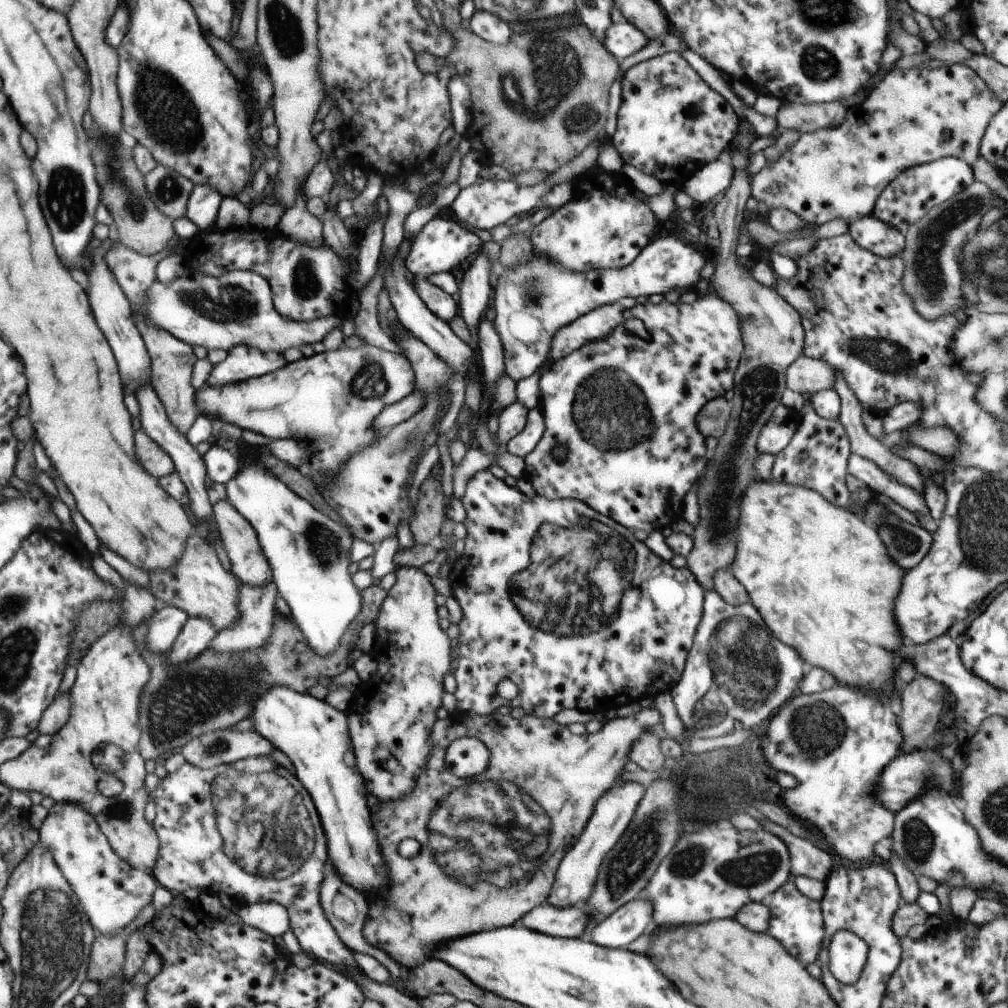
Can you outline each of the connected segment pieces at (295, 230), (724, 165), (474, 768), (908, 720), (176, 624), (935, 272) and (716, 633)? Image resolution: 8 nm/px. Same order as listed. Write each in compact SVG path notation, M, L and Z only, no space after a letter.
M300 192L297 202L287 208L277 226L281 235L287 234L291 240L302 242L313 247L325 244L324 224L322 219L314 217L308 209L308 198Z
M717 158L696 170L683 184L683 190L695 203L707 202L730 185L733 167L725 158Z
M463 737L452 740L444 756L449 772L457 778L475 780L488 769L490 754L487 747L474 738Z
M919 674L909 684L903 686L899 704L901 704L901 734L905 736L905 744L901 744L901 748L921 748L923 738L931 738L933 728L937 726L939 720L939 712L943 708L943 694L945 688L941 684Z
M173 605L155 612L149 620L148 647L154 653L169 652L190 617L188 612Z
M973 181L944 203L930 208L903 233L905 250L900 257L905 265L901 282L904 293L912 300L913 308L925 320L932 321L947 313L966 311L961 294L962 275L957 251L979 228L983 214L999 206L1000 198L985 183Z
M705 591L705 620L696 628L697 644L689 653L689 664L684 664L683 674L670 690L676 714L689 734L703 738L717 738L731 734L735 729L757 726L769 718L789 696L797 682L803 678L803 662L794 648L773 638L763 624L761 615L749 602L733 606L727 604L715 591Z

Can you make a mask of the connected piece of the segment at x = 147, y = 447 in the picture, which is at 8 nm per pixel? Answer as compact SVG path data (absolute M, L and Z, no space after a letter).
M143 428L137 432L137 456L141 456L141 464L149 468L154 477L160 479L176 471L176 464L172 456L161 448Z

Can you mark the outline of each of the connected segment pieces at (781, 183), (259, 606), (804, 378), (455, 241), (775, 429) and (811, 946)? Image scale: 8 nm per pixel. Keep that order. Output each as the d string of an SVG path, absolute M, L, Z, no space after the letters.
M942 63L940 67L913 67L910 69L897 69L896 67L887 71L883 78L869 92L870 98L864 100L861 104L856 104L847 111L847 116L839 126L832 129L817 129L812 133L801 133L796 142L788 148L780 159L773 164L765 165L756 175L750 178L750 192L752 197L758 202L764 202L768 208L783 207L794 212L807 225L819 226L828 223L833 219L846 220L848 224L855 222L862 216L871 215L875 208L877 197L901 171L907 170L909 167L916 167L923 163L941 159L944 157L953 157L955 159L964 160L970 167L975 162L975 158L979 156L979 140L984 136L985 130L992 116L1003 106L1003 103L989 90L988 85L972 68L961 63Z
M243 583L239 596L239 608L243 615L240 616L239 623L233 623L225 627L213 639L212 646L209 649L215 649L220 653L241 652L246 650L260 649L265 643L268 643L272 633L273 623L276 619L278 586L274 583L267 583L264 586L251 586Z
M801 356L791 364L785 375L788 389L799 392L803 396L809 396L817 391L833 389L836 376L825 361Z
M434 216L415 236L404 264L407 272L411 272L415 279L425 280L429 275L443 271L451 272L453 267L472 258L482 248L481 245L480 239L474 233L463 228L457 222L451 219L442 220Z
M778 404L771 413L769 420L761 427L756 449L759 453L776 455L787 446L796 429L787 407Z
M791 881L772 892L765 904L771 913L767 934L780 941L785 950L800 960L805 968L808 964L816 963L824 940L823 913L820 911L820 904L809 900Z

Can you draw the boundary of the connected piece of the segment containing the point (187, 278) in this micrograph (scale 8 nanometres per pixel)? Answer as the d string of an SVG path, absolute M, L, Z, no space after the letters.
M185 270L184 275L177 275L168 283L155 282L148 290L148 301L144 306L146 318L159 328L170 332L175 338L193 346L205 349L221 348L230 351L239 345L249 345L263 352L285 352L289 348L299 348L303 344L321 342L334 328L341 327L340 320L335 316L325 317L316 321L296 321L282 315L277 309L273 298L273 289L269 282L257 272L229 272L220 277L203 274L200 271Z

